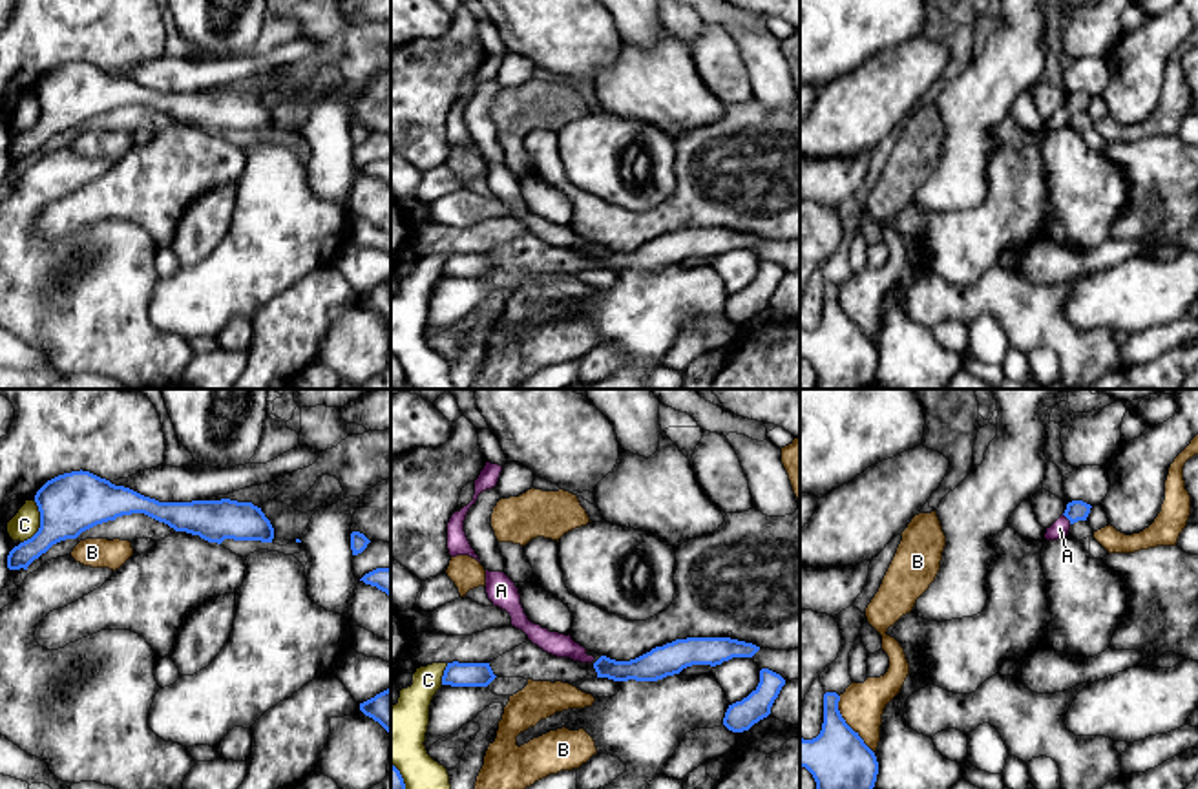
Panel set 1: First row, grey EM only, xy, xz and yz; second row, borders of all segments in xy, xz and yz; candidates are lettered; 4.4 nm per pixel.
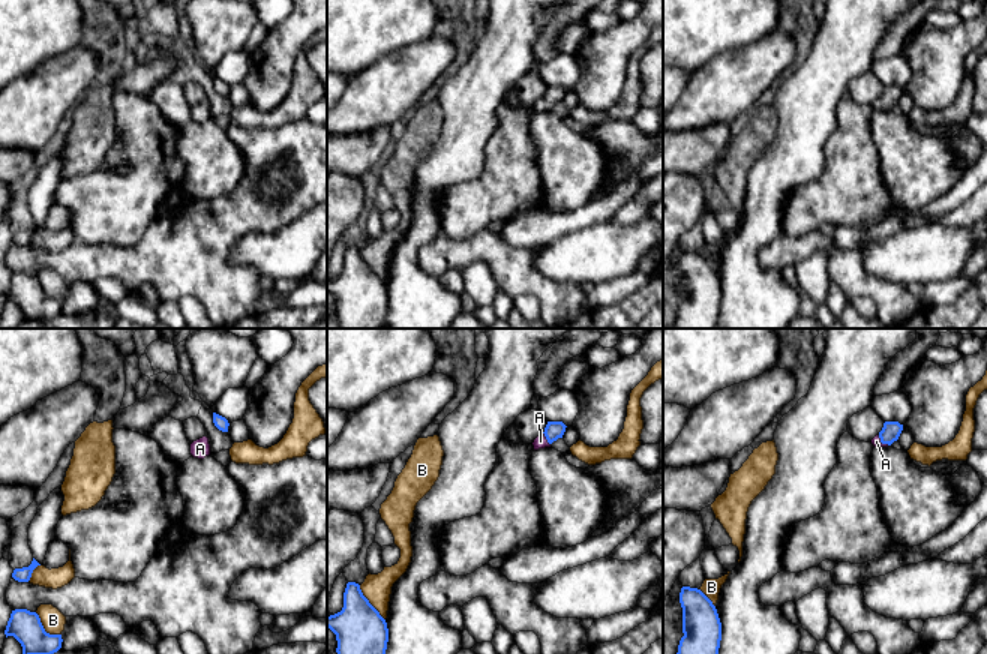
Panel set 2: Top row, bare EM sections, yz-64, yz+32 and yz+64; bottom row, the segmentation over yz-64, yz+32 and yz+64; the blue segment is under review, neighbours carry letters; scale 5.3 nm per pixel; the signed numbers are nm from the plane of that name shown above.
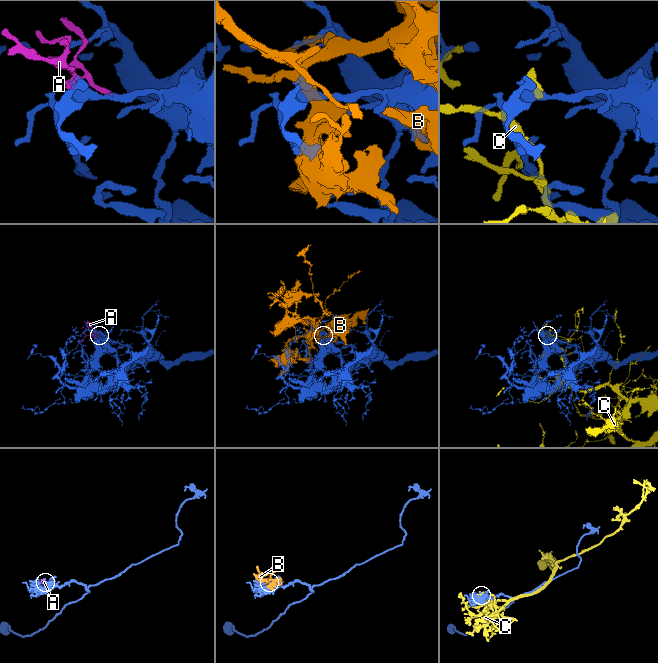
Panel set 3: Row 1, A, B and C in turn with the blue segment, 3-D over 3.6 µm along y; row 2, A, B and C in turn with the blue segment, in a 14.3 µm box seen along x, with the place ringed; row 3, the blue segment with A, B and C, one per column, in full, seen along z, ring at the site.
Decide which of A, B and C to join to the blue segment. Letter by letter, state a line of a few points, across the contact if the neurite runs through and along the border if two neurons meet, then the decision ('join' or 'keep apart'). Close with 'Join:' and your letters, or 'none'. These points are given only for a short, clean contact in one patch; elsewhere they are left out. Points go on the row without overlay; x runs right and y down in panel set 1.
A: line yz (1076, 101), (1067, 108), (1060, 119); join
B: keep apart
C: keep apart
Join: A

